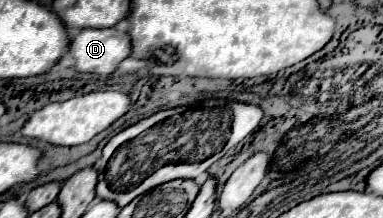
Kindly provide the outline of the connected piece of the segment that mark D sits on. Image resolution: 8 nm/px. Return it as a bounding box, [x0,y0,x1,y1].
[69,27,129,75]

